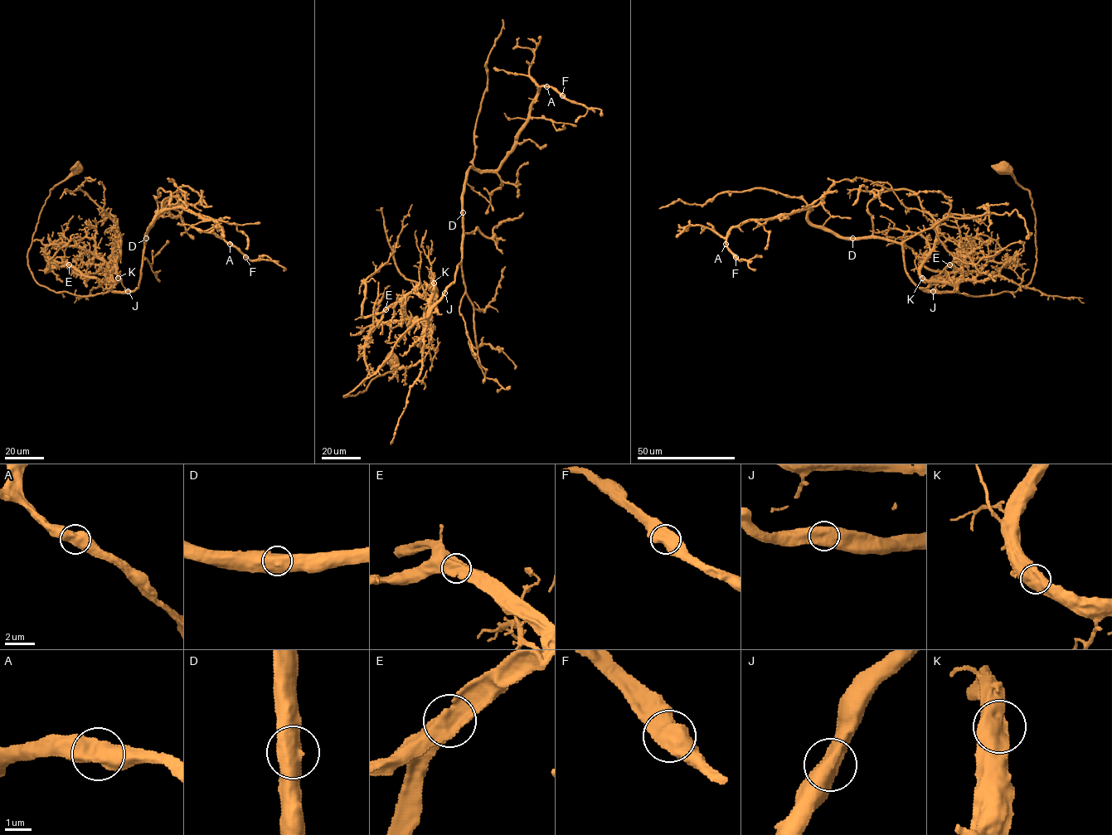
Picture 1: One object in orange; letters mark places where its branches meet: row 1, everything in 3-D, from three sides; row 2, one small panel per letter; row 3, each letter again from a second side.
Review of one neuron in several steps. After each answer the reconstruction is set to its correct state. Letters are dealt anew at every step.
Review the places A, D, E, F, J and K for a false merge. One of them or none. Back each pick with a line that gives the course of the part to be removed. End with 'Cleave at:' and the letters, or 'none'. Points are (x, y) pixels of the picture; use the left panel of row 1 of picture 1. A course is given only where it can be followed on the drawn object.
Cleave at: none

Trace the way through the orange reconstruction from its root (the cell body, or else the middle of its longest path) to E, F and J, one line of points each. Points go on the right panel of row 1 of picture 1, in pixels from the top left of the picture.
E: (1002, 169), (1012, 169), (1031, 200), (1036, 264), (1031, 280), (1015, 293), (968, 296), (933, 279), (949, 264)
F: (1002, 169), (1035, 216), (1015, 293), (925, 291), (900, 244), (810, 208), (735, 226), (735, 257)
J: (1002, 169), (1012, 169), (1031, 200), (1036, 264), (1031, 280), (1015, 293), (933, 291)

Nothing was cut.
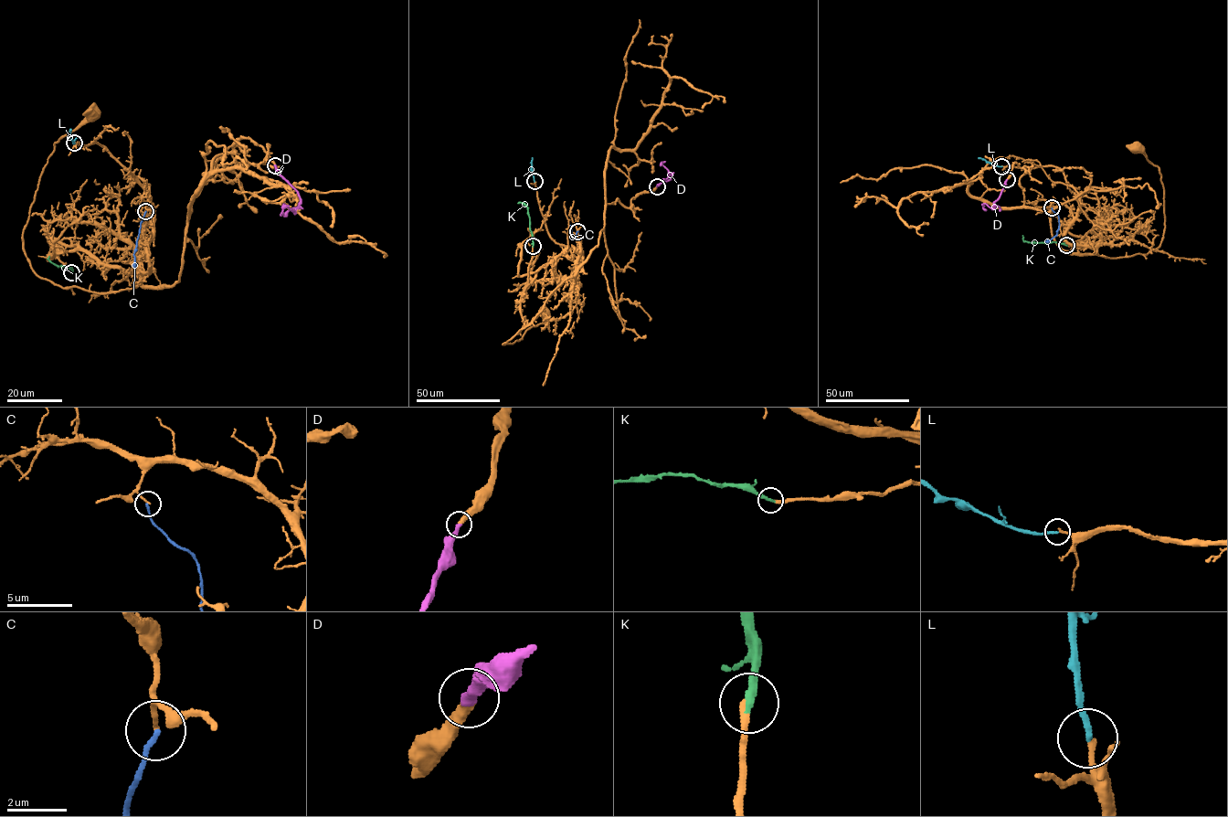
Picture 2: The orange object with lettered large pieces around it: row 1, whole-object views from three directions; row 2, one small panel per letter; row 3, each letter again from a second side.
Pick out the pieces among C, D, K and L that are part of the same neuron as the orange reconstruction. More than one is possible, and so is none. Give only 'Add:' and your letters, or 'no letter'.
Add: K, L

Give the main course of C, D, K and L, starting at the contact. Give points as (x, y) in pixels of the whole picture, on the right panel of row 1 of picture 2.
C: (1052, 207), (1058, 216), (1058, 228), (1057, 234), (1046, 242)
D: (1006, 180), (995, 206), (990, 208), (983, 204), (986, 210)
K: (1066, 245), (1054, 242), (1028, 242), (1023, 239), (1022, 235)
L: (1001, 166), (978, 158)

